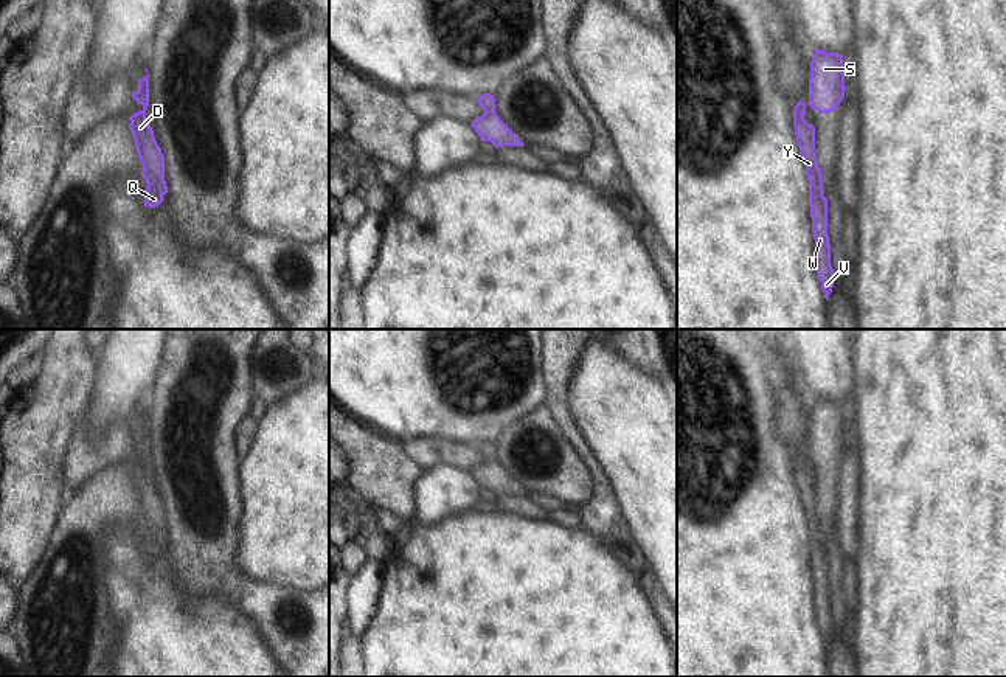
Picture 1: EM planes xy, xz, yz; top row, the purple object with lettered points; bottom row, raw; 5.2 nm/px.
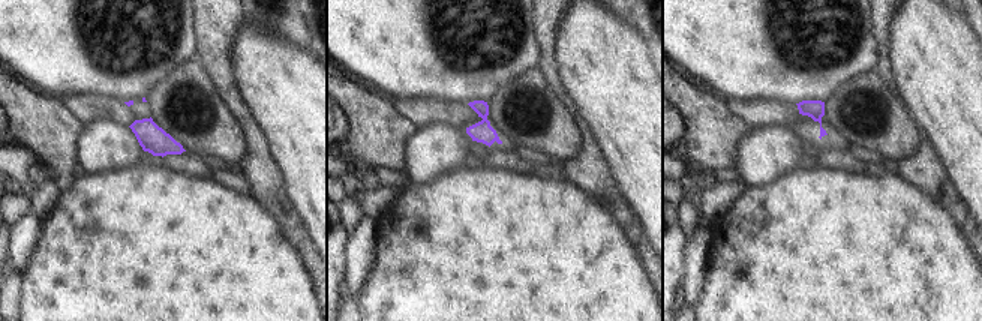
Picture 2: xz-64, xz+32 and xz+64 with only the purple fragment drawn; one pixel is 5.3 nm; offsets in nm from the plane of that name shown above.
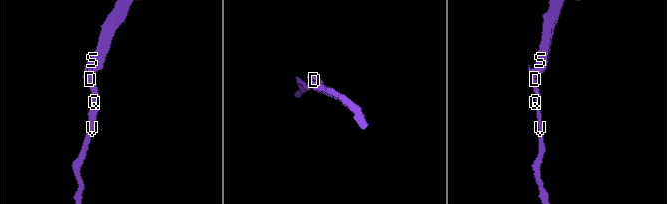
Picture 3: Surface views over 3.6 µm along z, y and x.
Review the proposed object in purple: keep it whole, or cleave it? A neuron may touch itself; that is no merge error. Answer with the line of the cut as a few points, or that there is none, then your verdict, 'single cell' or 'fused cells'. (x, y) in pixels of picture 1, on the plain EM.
cut in xz along (485, 460), (494, 461); fused cells

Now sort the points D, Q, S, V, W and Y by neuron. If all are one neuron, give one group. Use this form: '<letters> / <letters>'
D Q V W Y / S

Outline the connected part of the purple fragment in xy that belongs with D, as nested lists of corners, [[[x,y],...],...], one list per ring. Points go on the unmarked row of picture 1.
[[[144,457],[130,464],[129,477],[143,514],[143,526],[147,531],[144,537],[144,554],[155,556],[163,550],[163,543],[168,540],[165,505],[155,489],[152,475],[146,469]]]

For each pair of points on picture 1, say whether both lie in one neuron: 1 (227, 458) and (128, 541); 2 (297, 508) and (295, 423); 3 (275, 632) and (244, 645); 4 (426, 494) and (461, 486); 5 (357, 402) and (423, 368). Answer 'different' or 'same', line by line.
1: different
2: same
3: different
4: same
5: same

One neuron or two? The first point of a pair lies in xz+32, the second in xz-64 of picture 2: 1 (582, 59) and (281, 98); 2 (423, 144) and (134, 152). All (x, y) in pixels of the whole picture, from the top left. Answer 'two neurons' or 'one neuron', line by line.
1: one neuron
2: one neuron

